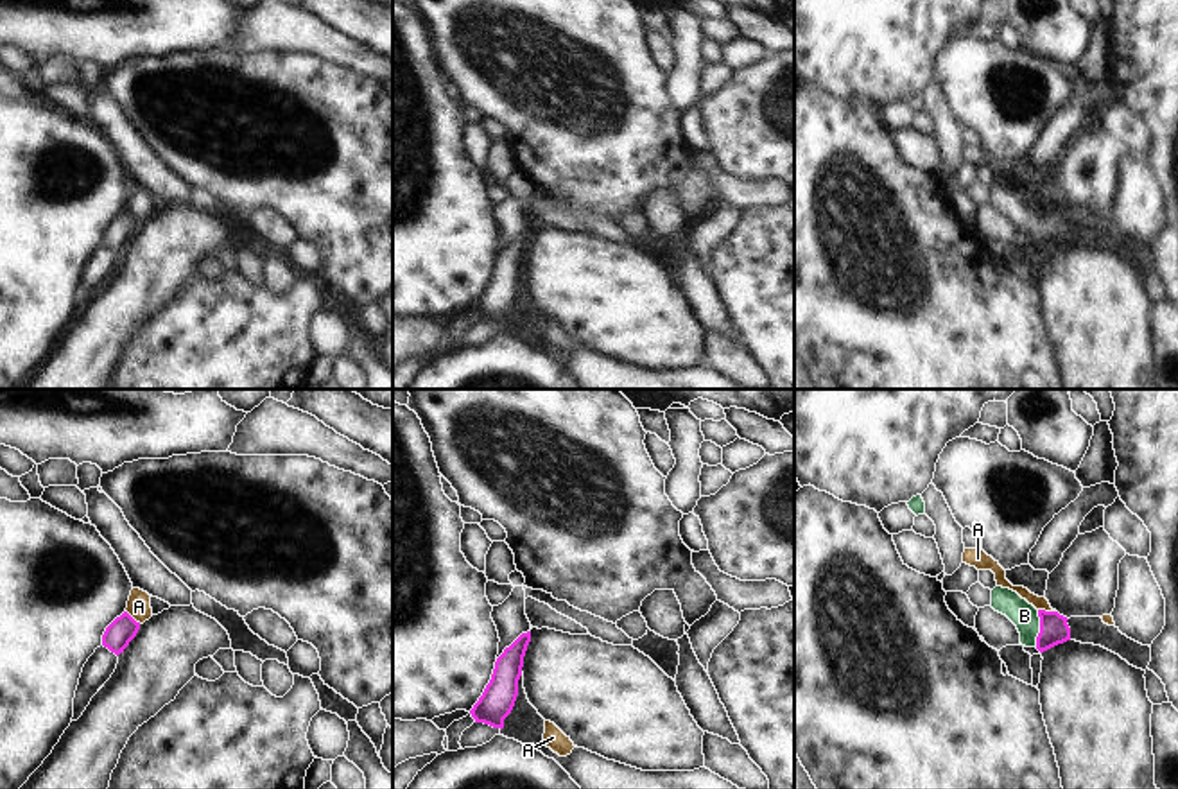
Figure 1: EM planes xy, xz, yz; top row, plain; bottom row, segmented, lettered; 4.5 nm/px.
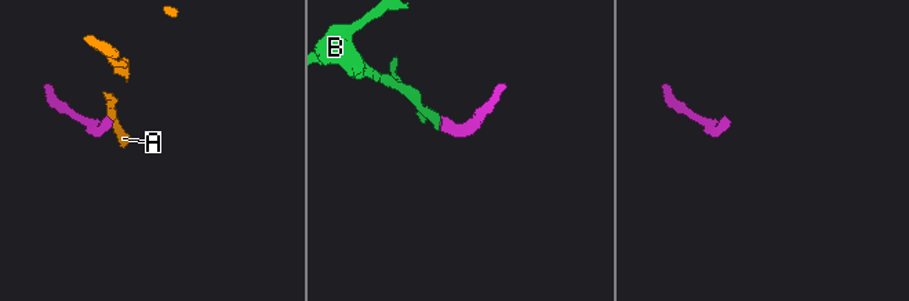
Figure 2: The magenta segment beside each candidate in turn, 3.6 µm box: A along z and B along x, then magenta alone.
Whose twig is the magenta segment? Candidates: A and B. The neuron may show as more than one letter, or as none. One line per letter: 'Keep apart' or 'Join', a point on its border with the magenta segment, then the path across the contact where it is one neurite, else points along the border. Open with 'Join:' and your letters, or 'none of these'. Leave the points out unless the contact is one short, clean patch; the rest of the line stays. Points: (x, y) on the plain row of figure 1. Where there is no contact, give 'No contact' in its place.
Join: B
A: Keep apart. Touches magenta at yz (1048, 210). Boundary: yz (1039, 207), (1055, 210)
B: Join. Touches magenta at yz (1040, 226). Path across: yz (1055, 228), (1040, 226), (1024, 214)

